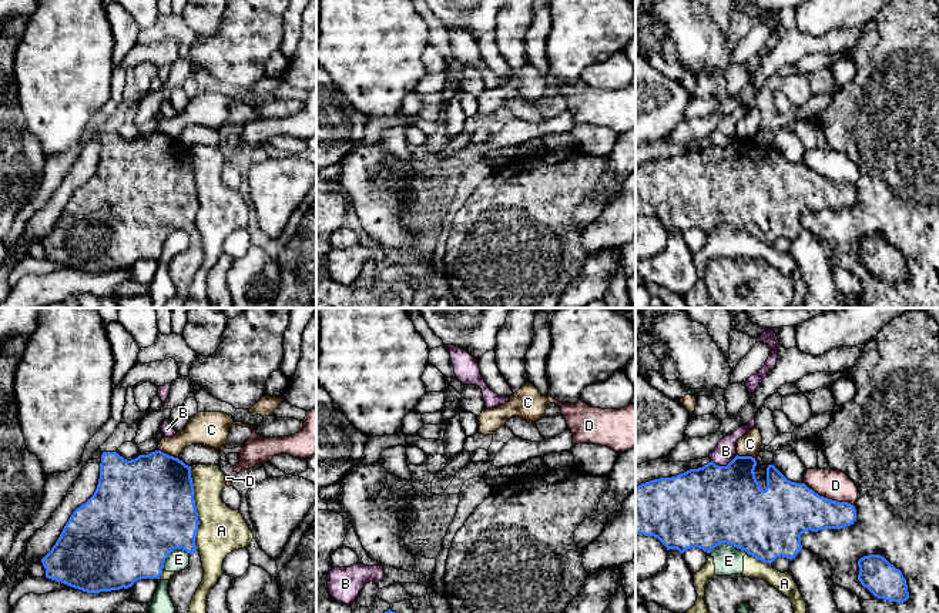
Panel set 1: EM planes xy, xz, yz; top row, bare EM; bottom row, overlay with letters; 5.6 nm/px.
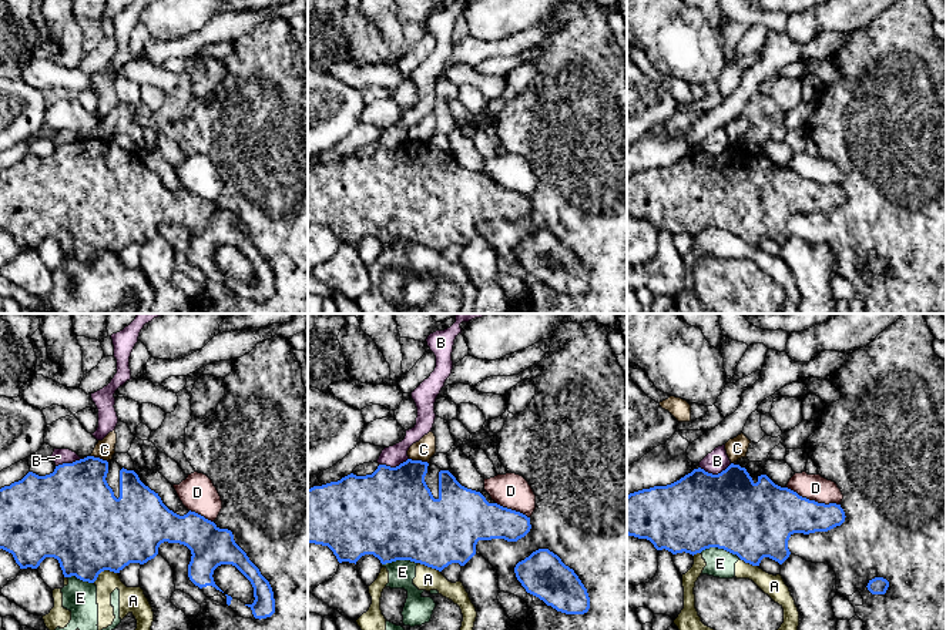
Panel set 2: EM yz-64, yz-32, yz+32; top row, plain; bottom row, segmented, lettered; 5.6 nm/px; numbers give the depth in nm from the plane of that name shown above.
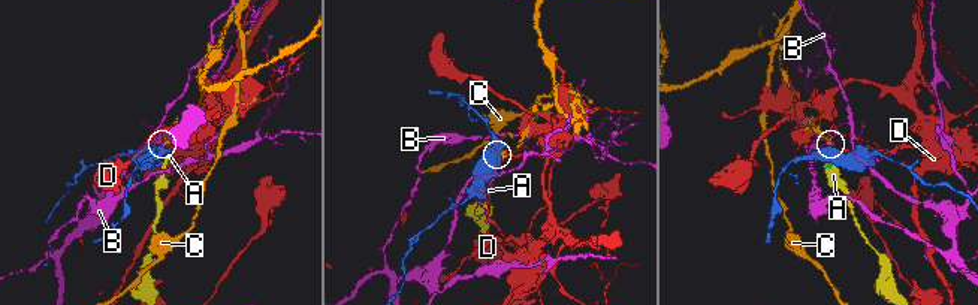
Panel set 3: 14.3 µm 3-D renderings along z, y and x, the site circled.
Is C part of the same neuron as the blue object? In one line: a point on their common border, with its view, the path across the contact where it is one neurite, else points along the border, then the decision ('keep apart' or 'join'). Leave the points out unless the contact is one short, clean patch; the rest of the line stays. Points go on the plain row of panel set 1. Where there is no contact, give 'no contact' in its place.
xy (168, 136) | along xy (158, 130), (177, 138) | keep apart

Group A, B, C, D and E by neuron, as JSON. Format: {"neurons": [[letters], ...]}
{"neurons": [["A", "E"], ["B"], ["C"], ["D"]]}

